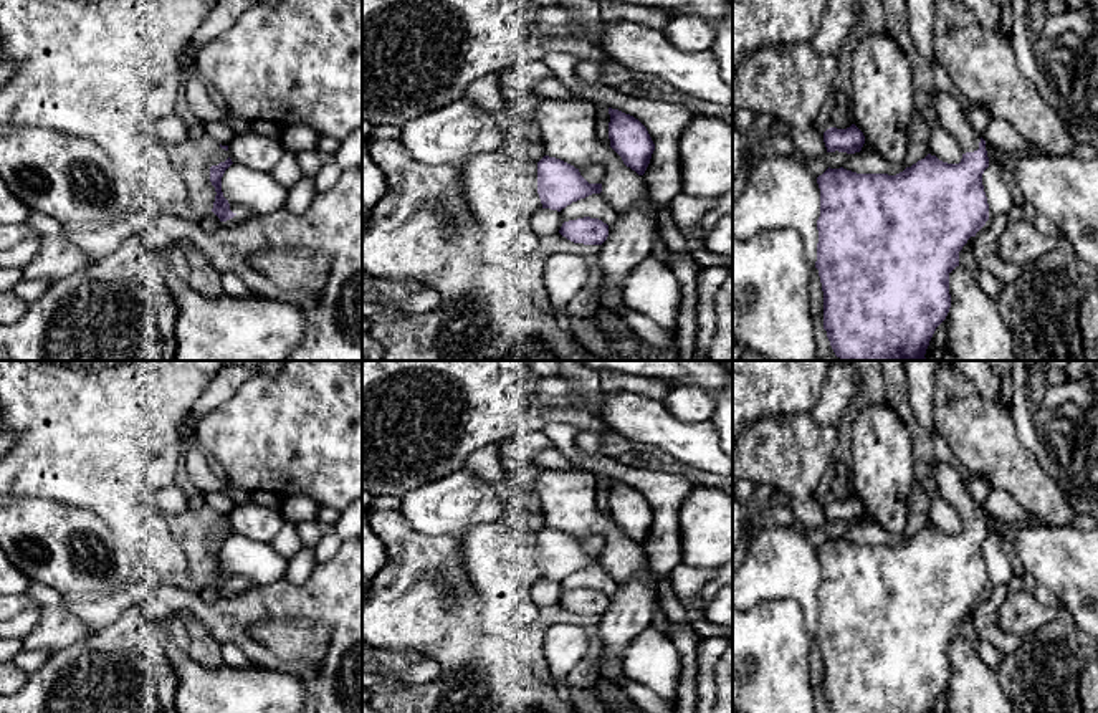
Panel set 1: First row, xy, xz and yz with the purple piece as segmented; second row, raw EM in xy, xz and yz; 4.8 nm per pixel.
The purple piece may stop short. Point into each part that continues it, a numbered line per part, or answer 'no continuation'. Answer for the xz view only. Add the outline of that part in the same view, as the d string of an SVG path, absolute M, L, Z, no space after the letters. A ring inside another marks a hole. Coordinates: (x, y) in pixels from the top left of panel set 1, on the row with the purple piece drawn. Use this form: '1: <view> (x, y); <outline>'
no continuation

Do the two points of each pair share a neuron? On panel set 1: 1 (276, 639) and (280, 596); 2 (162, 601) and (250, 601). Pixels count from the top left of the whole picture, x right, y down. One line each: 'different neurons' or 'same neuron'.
1: different neurons
2: same neuron

